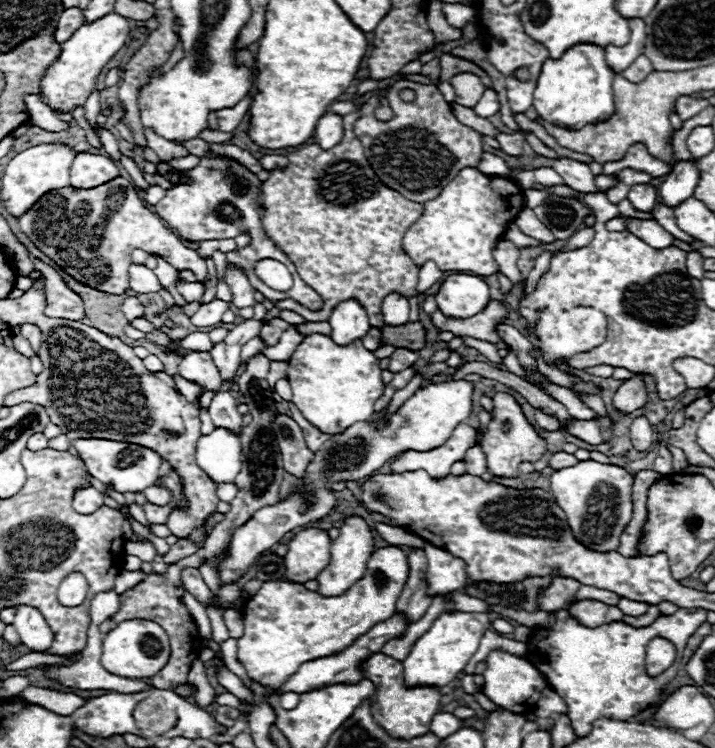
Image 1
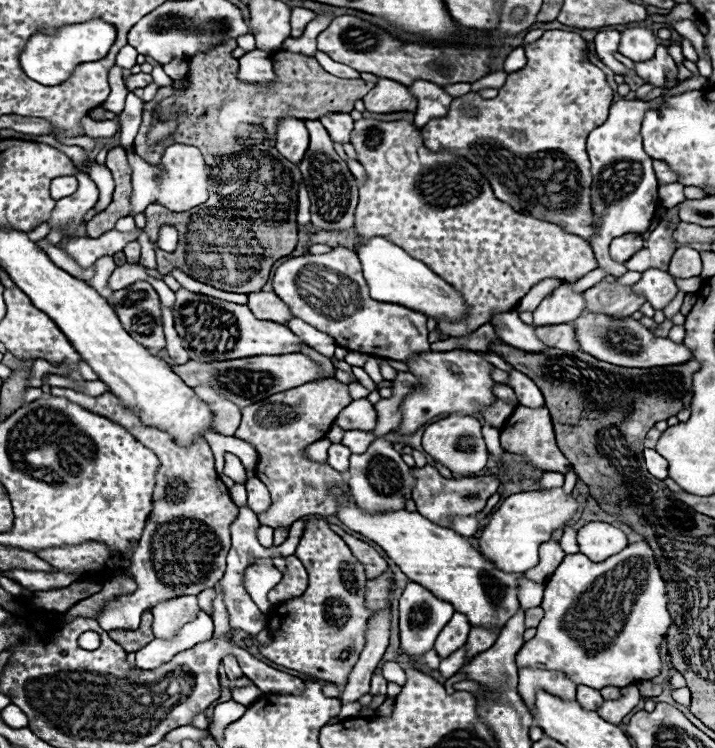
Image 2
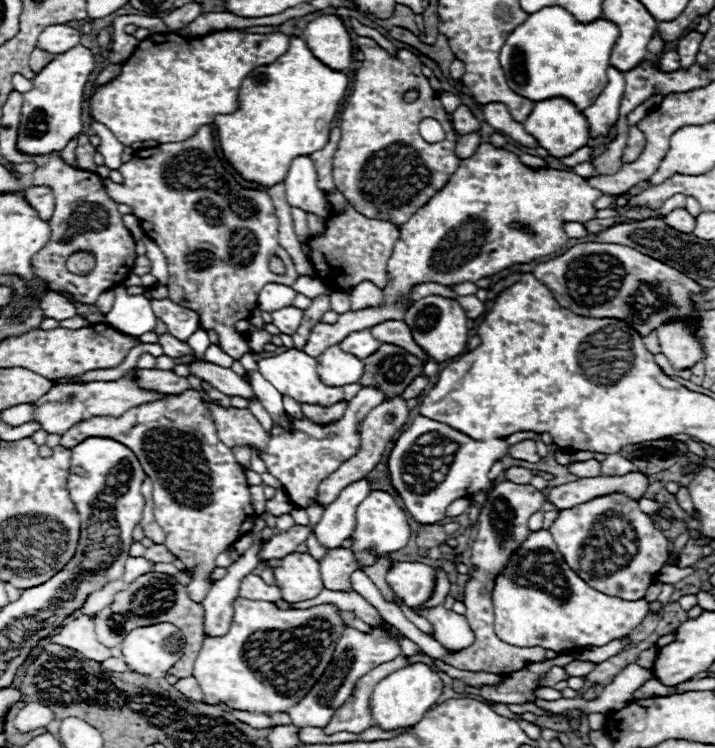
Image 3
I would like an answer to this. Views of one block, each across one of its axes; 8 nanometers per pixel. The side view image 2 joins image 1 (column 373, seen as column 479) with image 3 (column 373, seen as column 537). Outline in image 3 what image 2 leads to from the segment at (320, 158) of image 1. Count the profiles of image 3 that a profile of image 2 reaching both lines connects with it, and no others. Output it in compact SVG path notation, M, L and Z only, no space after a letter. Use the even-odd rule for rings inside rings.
M350 204L344 212L334 212L326 218L324 230L308 240L308 258L316 270L316 276L326 284L326 288L338 292L358 286L358 282L372 282L380 290L386 288L386 262L392 256L392 248L400 236L400 228L392 222L374 220L358 214Z

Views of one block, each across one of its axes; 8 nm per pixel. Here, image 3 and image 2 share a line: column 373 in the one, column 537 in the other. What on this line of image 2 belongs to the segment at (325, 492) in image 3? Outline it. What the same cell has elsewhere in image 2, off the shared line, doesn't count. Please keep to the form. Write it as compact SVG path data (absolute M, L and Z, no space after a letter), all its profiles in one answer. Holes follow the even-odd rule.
M516 406L512 416L506 420L506 424L500 432L500 442L502 442L502 448L506 452L520 456L522 462L532 466L532 468L538 468L538 470L544 470L544 472L562 472L562 474L566 474L572 468L568 464L566 456L556 446L550 414L548 414L546 408L528 410L526 406Z

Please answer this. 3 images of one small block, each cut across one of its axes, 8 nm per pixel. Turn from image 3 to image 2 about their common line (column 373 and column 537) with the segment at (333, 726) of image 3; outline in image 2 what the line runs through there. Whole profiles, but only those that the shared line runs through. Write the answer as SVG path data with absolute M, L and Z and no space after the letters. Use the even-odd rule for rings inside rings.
M532 668L520 670L518 694L522 702L528 706L528 710L532 710L538 690L544 690L562 700L576 700L576 684L564 674L552 670L532 670Z

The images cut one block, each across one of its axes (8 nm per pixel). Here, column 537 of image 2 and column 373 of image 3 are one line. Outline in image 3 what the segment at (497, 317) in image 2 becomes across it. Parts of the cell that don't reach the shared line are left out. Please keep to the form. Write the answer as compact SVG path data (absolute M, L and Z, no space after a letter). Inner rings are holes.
M370 328L360 330L360 332L352 332L350 336L346 336L342 340L342 348L358 358L366 358L366 354L374 354L374 350L378 350L382 342L378 342L372 334Z

